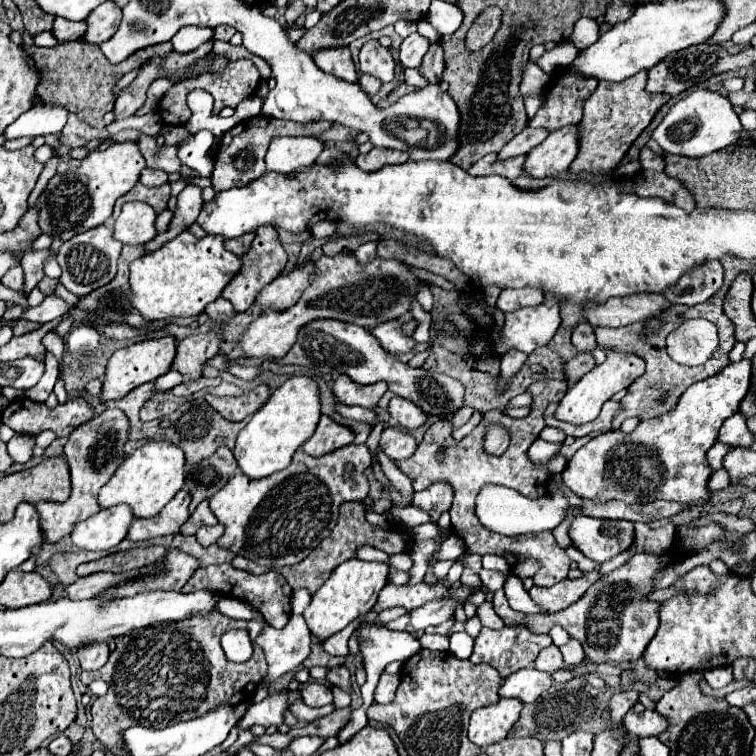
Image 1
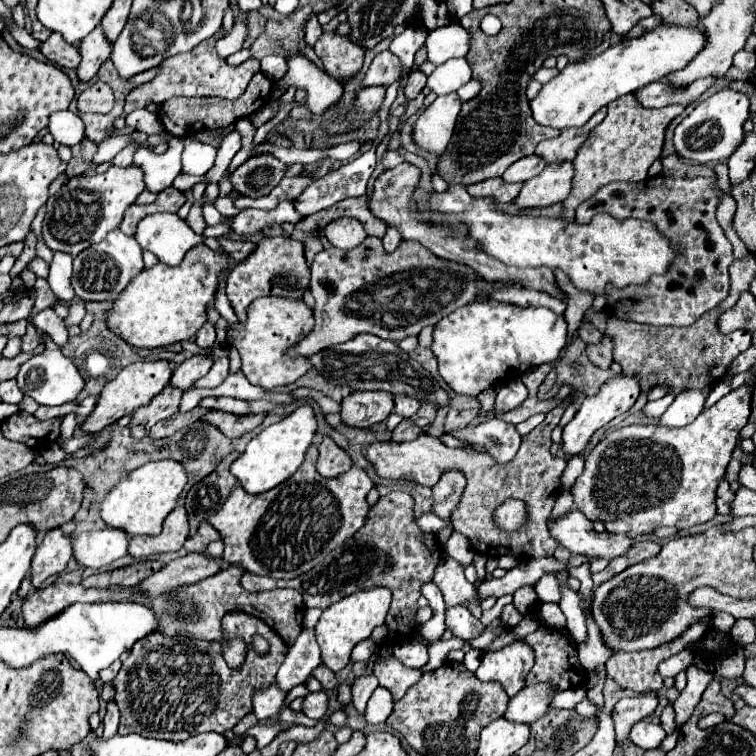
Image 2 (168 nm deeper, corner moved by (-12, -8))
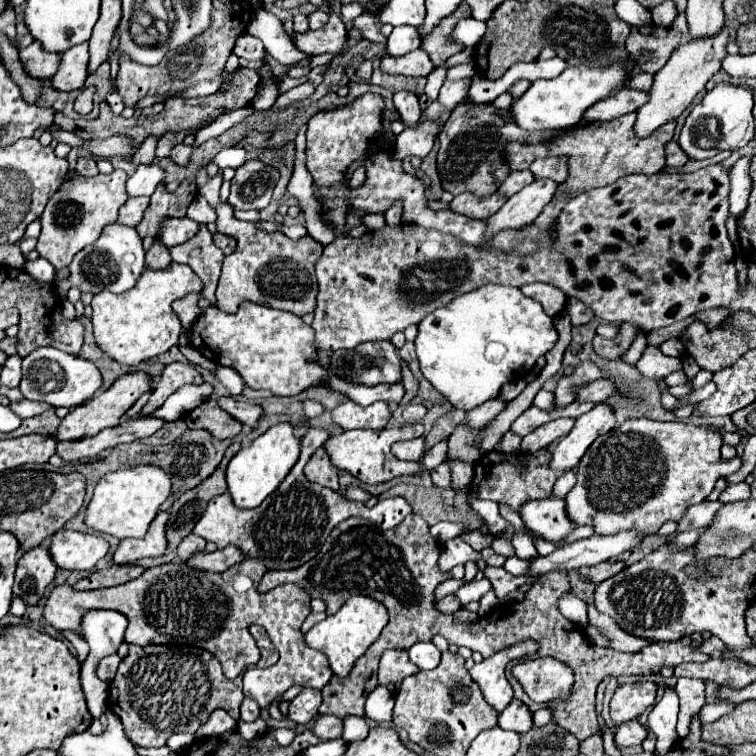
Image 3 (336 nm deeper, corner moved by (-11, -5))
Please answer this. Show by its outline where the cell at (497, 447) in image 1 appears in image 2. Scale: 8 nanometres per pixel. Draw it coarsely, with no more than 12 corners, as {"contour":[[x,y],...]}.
{"contour":[[496,417],[452,435],[508,463],[520,447],[512,423]]}

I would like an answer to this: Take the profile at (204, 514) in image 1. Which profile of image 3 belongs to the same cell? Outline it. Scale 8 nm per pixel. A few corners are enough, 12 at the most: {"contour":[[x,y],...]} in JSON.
{"contour":[[189,534],[179,546],[177,556],[189,560],[205,548],[205,540]]}

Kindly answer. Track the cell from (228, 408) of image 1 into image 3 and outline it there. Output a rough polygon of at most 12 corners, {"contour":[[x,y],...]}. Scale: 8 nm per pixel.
{"contour":[[205,400],[183,420],[219,440],[241,432],[215,400]]}

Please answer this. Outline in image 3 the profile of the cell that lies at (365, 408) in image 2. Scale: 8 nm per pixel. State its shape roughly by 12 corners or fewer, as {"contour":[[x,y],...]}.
{"contour":[[345,400],[331,412],[343,430],[383,430],[391,418],[385,402],[365,408]]}

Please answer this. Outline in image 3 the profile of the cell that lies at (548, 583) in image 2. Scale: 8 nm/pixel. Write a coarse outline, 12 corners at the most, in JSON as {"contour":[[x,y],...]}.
{"contour":[[573,592],[559,600],[559,610],[585,628],[587,606]]}

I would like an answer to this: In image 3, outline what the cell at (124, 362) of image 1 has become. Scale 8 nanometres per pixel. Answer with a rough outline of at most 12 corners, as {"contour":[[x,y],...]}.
{"contour":[[143,372],[121,376],[91,404],[73,408],[57,442],[79,440],[117,426],[149,392]]}

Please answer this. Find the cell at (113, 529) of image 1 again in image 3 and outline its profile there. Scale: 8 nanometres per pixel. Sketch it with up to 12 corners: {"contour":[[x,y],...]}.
{"contour":[[59,530],[49,554],[61,570],[91,570],[109,544]]}

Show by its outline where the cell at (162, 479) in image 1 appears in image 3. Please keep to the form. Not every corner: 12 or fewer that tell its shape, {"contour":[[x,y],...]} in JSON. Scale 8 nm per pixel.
{"contour":[[155,466],[105,474],[85,524],[119,540],[143,538],[171,494]]}

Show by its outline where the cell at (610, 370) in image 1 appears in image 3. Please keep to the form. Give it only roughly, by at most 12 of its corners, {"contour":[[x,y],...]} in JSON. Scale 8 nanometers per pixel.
{"contour":[[605,404],[579,416],[549,460],[555,472],[573,470],[593,440],[615,428]]}

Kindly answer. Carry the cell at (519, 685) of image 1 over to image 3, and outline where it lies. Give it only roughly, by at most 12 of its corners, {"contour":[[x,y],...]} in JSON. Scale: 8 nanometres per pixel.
{"contour":[[521,700],[499,714],[499,728],[525,734],[531,712]]}

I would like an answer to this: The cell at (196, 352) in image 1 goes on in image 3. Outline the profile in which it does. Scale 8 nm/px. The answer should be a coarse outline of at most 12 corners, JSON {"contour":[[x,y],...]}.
{"contour":[[191,364],[165,366],[157,388],[141,410],[149,416],[185,384],[203,378]]}

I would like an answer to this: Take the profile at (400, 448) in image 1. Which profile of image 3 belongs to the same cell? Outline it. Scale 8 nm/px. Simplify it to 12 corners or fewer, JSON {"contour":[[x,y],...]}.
{"contour":[[409,404],[403,418],[409,424],[419,422],[427,408],[423,404]]}

